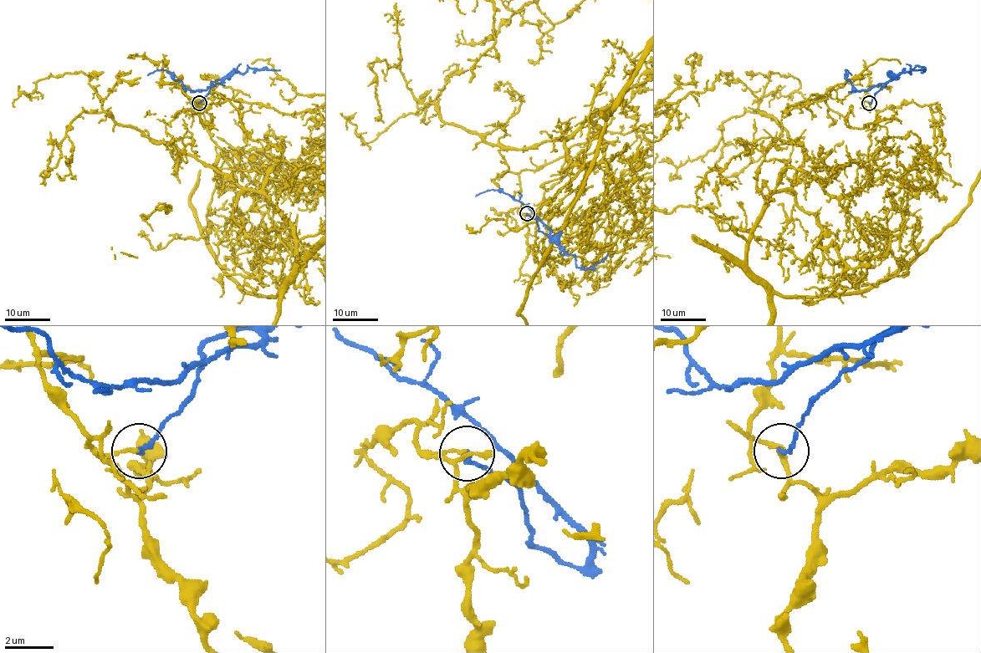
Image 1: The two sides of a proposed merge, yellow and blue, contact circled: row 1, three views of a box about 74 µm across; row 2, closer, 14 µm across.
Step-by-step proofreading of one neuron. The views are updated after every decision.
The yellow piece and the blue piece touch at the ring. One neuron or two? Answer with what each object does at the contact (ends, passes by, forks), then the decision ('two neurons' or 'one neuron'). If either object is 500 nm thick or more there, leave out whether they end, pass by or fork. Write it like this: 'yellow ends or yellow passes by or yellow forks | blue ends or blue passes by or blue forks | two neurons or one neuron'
yellow ends | blue ends | two neurons

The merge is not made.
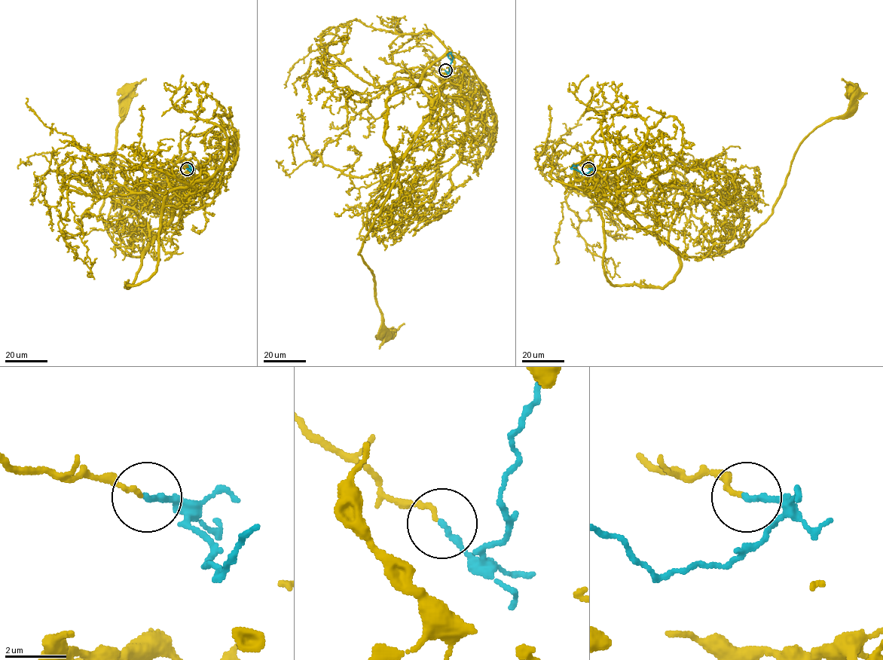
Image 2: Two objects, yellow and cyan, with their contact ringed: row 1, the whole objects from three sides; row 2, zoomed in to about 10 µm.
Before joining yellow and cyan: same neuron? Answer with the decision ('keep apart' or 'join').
join

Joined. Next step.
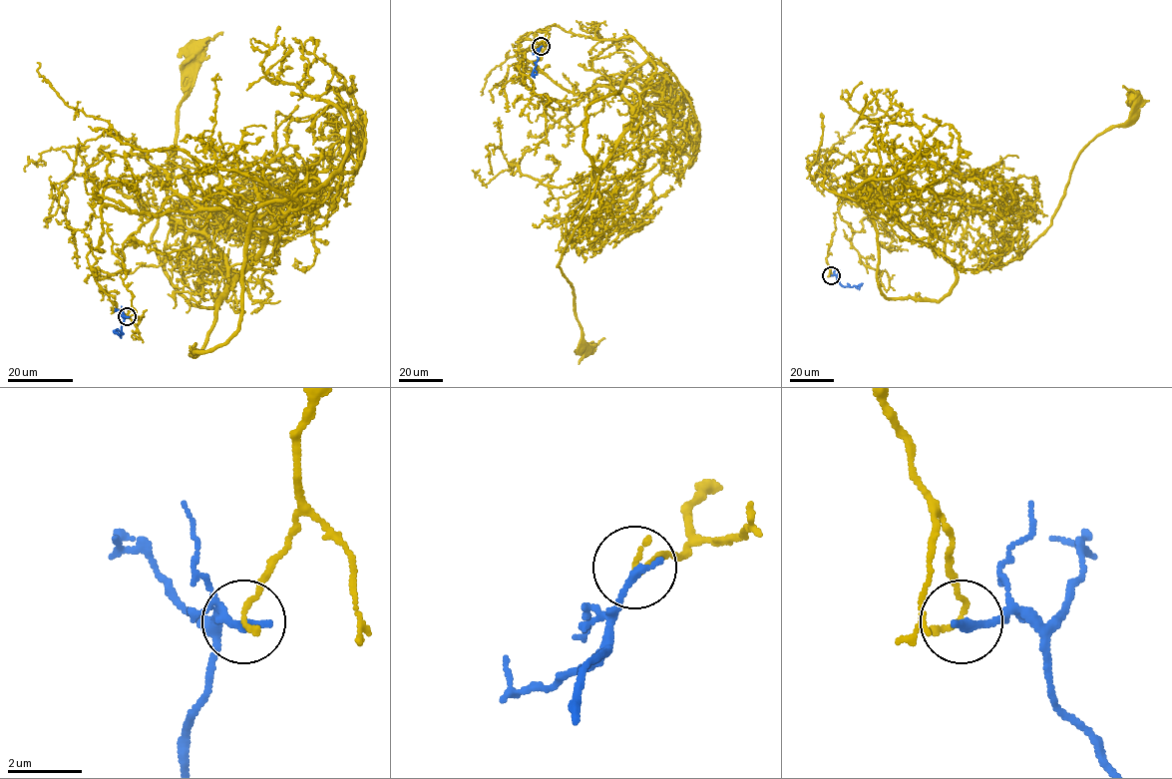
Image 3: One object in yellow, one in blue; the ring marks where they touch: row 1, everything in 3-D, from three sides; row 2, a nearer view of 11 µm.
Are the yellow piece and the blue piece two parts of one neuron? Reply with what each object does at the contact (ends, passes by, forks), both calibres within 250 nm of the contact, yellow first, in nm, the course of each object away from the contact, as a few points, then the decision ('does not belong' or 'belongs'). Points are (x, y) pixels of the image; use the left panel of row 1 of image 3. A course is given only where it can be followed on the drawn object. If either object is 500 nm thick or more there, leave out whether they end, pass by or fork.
yellow ends | blue ends | 160/240 nm | yellow via (127, 317), (103, 206), (233, 208), (261, 250), (212, 307), (195, 306), (152, 241), (193, 52) | blue via (127, 317), (122, 334), (115, 332), (121, 338) | does not belong

